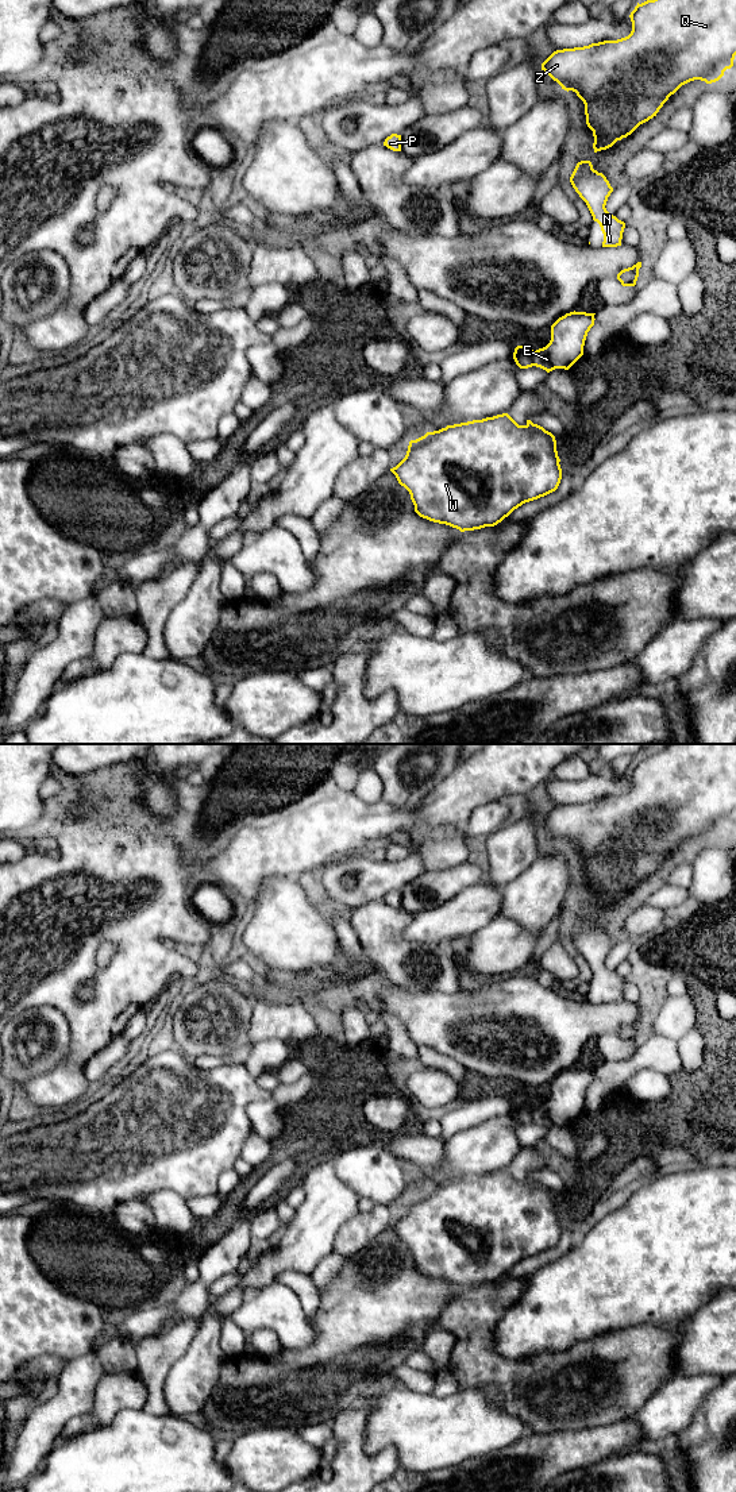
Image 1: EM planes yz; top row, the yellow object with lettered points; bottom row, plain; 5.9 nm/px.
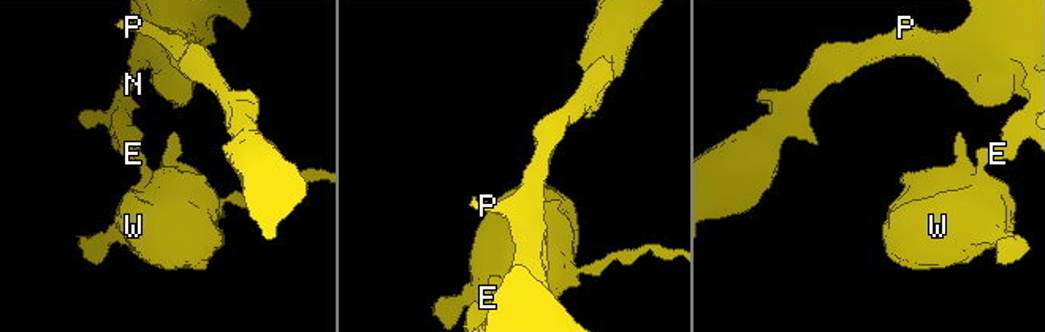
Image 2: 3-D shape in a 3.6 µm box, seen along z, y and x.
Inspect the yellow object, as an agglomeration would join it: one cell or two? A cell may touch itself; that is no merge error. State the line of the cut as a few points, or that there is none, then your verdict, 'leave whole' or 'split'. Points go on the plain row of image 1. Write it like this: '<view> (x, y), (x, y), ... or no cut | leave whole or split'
yz (535, 1107), (532, 1121) | split

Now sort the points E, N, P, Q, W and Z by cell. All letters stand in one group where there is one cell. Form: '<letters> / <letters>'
E N P Q Z / W

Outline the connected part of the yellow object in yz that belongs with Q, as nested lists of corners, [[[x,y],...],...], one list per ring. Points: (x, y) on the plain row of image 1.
[[[670,744],[664,751],[654,756],[647,756],[641,760],[637,759],[629,774],[632,778],[632,787],[628,793],[617,797],[592,799],[583,803],[556,806],[542,820],[542,826],[556,837],[562,845],[575,848],[583,857],[586,880],[593,887],[594,892],[594,909],[612,903],[617,897],[631,891],[640,880],[656,872],[668,853],[682,841],[694,836],[701,836],[706,840],[716,838],[724,832],[727,825],[733,822],[736,811],[736,744]]]

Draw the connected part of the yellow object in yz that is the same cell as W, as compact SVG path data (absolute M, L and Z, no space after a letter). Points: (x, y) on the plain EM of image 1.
M508 1169L447 1181L411 1196L405 1214L390 1227L404 1242L415 1261L415 1268L429 1277L465 1287L494 1283L525 1258L555 1248L562 1235L560 1215L555 1192L527 1176L519 1181Z

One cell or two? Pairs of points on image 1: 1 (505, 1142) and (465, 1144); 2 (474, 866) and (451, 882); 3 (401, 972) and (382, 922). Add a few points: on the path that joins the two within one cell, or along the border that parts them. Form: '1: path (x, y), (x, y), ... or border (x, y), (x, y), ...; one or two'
1: path (496, 1142), (474, 1144); one
2: path (469, 871), (457, 879); one
3: path (396, 960), (384, 947), (382, 935); one

